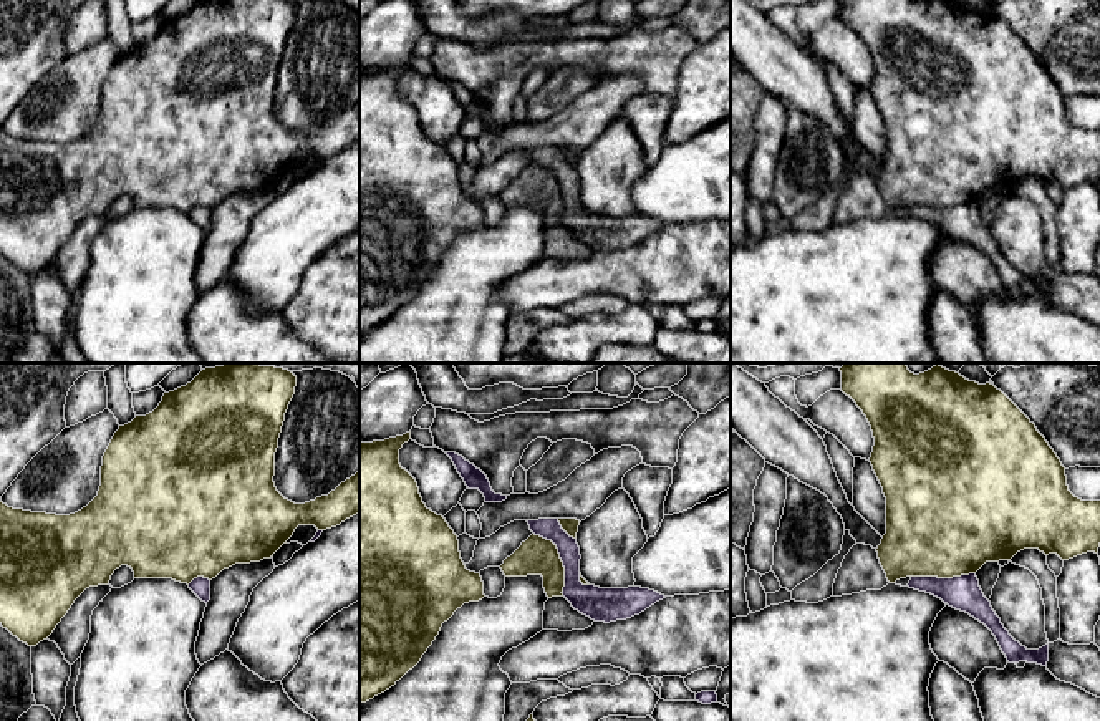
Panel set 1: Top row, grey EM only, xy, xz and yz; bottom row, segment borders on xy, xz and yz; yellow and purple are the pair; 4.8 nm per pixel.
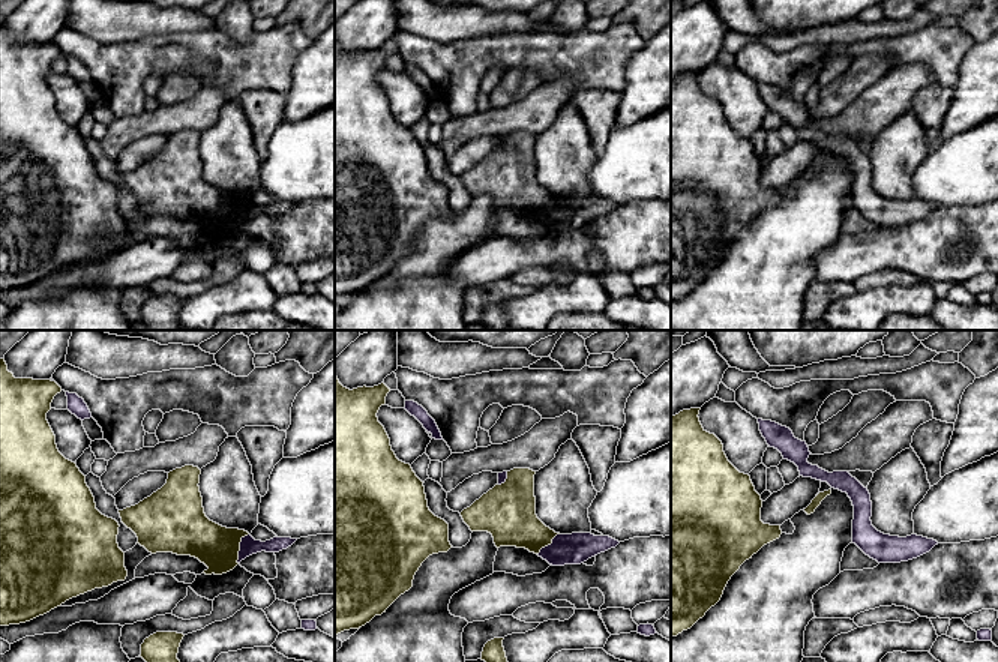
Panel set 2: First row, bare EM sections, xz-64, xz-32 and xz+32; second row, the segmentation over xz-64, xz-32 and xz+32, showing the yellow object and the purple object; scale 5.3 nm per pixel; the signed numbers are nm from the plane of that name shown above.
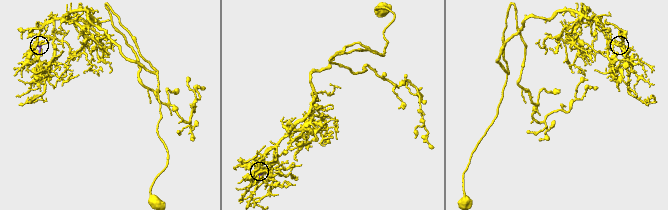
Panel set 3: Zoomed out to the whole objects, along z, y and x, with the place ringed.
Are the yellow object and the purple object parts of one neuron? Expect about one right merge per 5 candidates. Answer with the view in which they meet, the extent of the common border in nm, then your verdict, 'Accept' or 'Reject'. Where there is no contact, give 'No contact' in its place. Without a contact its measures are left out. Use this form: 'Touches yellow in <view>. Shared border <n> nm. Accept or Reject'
Touches yellow in xz. Shared border 340 nm. Reject

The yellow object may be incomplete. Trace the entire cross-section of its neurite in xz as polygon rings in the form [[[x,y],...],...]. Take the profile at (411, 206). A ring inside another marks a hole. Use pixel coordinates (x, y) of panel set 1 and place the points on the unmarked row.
[[[411,60],[384,70],[359,71],[359,331],[394,315],[412,298],[457,237],[484,224],[480,202],[466,197],[459,169],[442,144],[426,136],[416,108],[401,96],[399,78]]]

